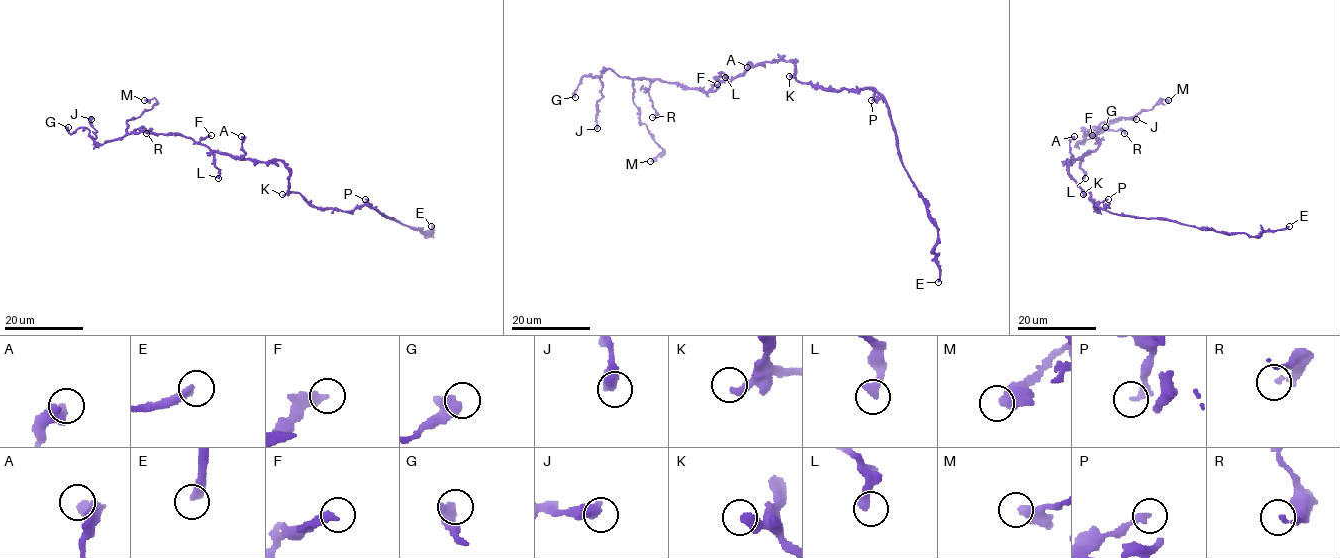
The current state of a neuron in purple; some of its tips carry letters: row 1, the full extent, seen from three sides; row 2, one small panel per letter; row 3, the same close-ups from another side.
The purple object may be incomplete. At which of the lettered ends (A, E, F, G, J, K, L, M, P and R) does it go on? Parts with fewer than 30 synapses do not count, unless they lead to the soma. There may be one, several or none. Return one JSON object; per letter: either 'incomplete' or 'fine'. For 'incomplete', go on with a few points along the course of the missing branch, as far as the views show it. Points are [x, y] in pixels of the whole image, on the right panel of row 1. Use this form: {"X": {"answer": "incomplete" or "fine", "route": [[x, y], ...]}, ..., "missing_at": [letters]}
{"A": {"answer": "fine"}, "E": {"answer": "incomplete"}, "F": {"answer": "fine"}, "G": {"answer": "fine"}, "J": {"answer": "fine"}, "K": {"answer": "fine"}, "L": {"answer": "fine"}, "M": {"answer": "fine"}, "P": {"answer": "fine"}, "R": {"answer": "fine"}, "missing_at": ["E"]}

